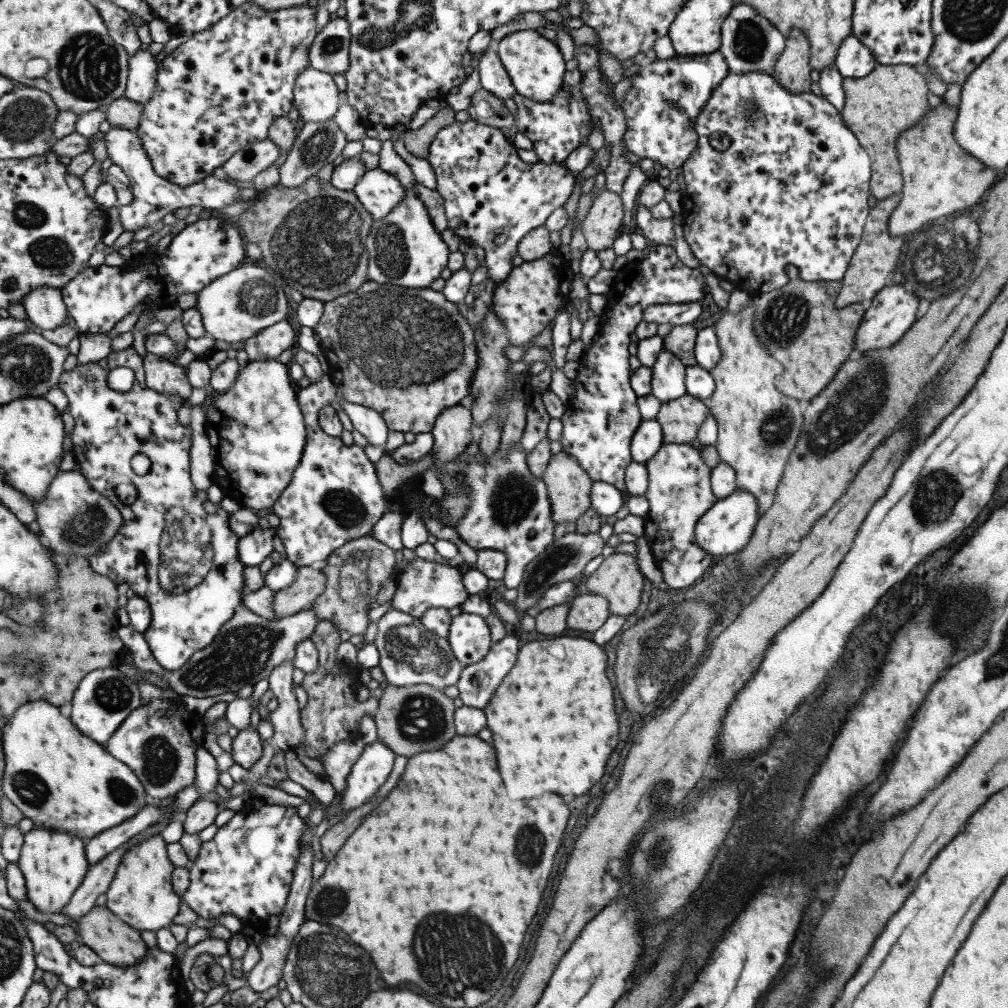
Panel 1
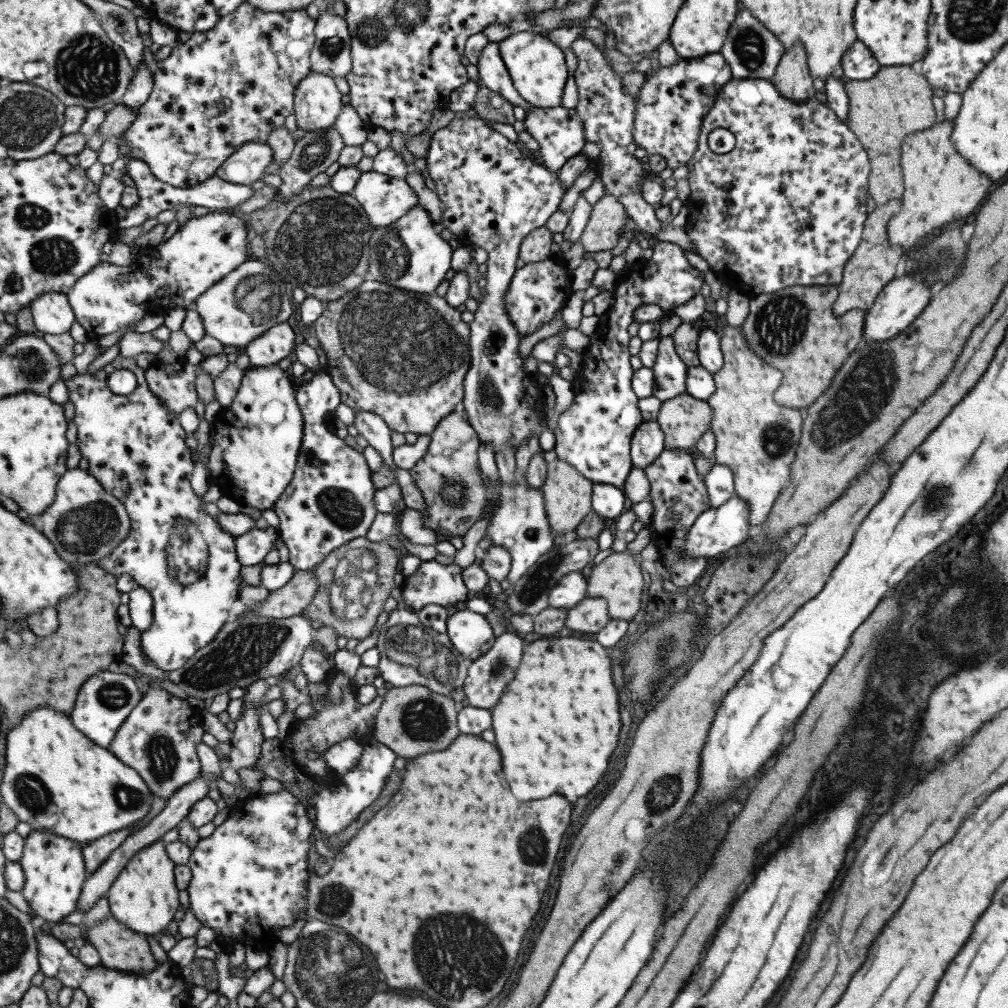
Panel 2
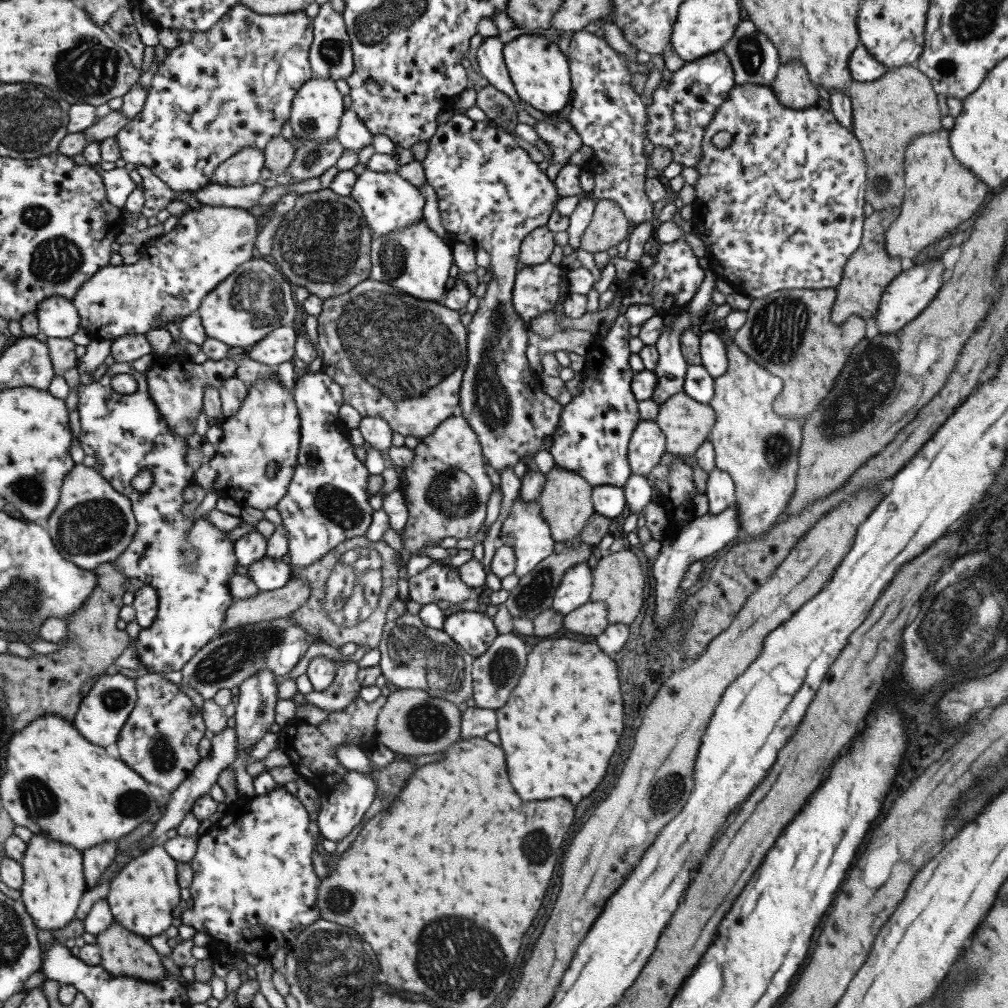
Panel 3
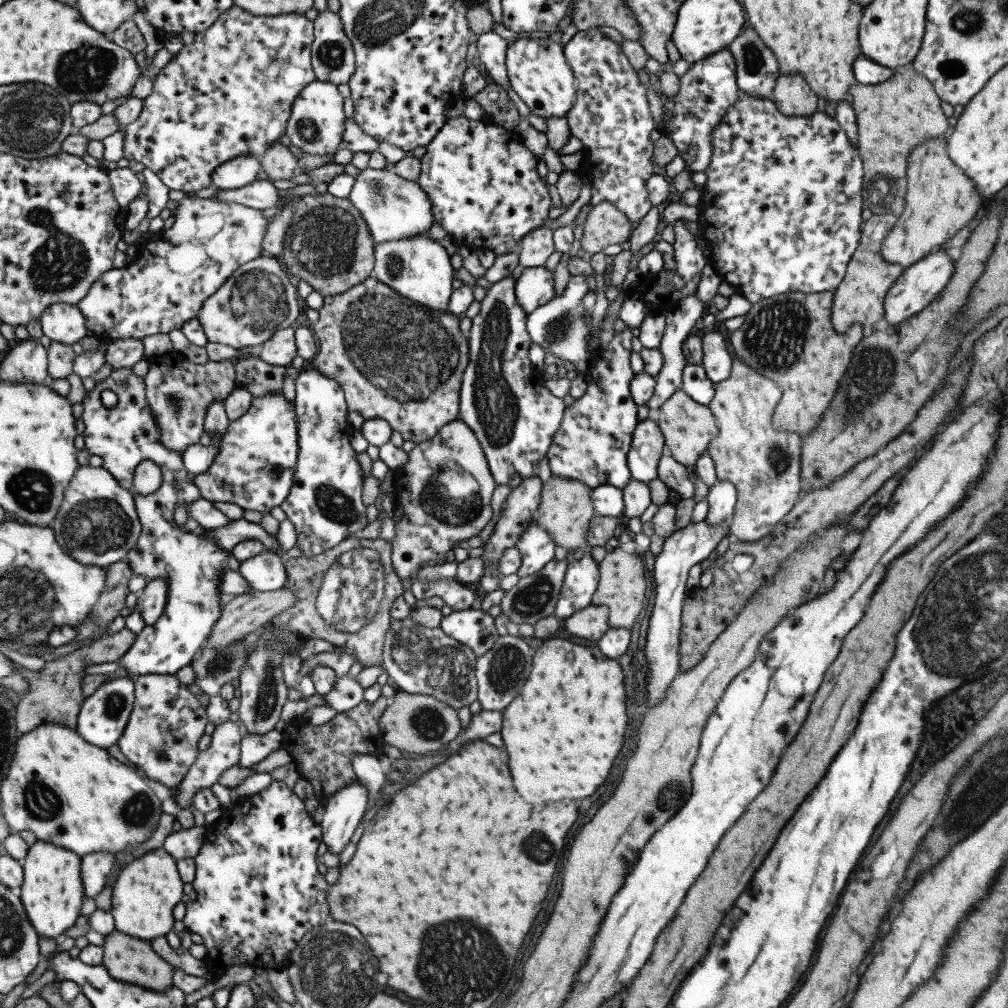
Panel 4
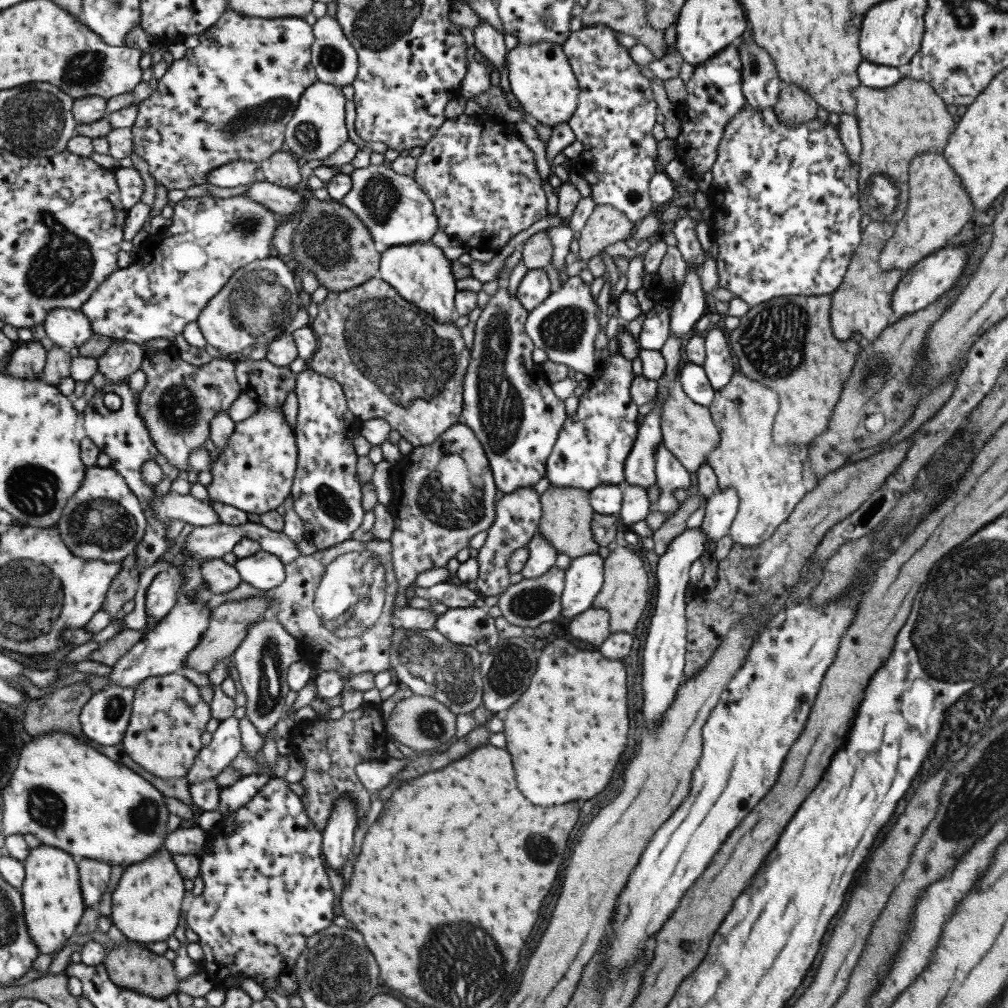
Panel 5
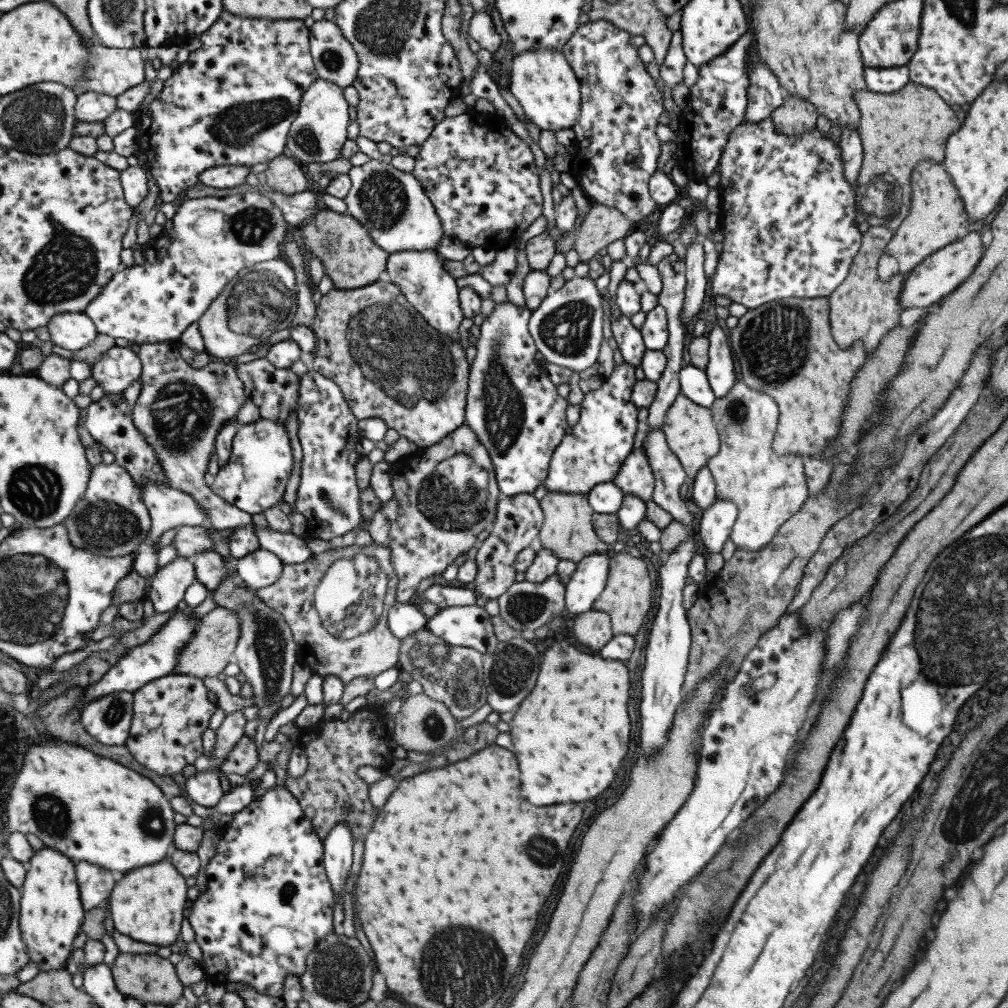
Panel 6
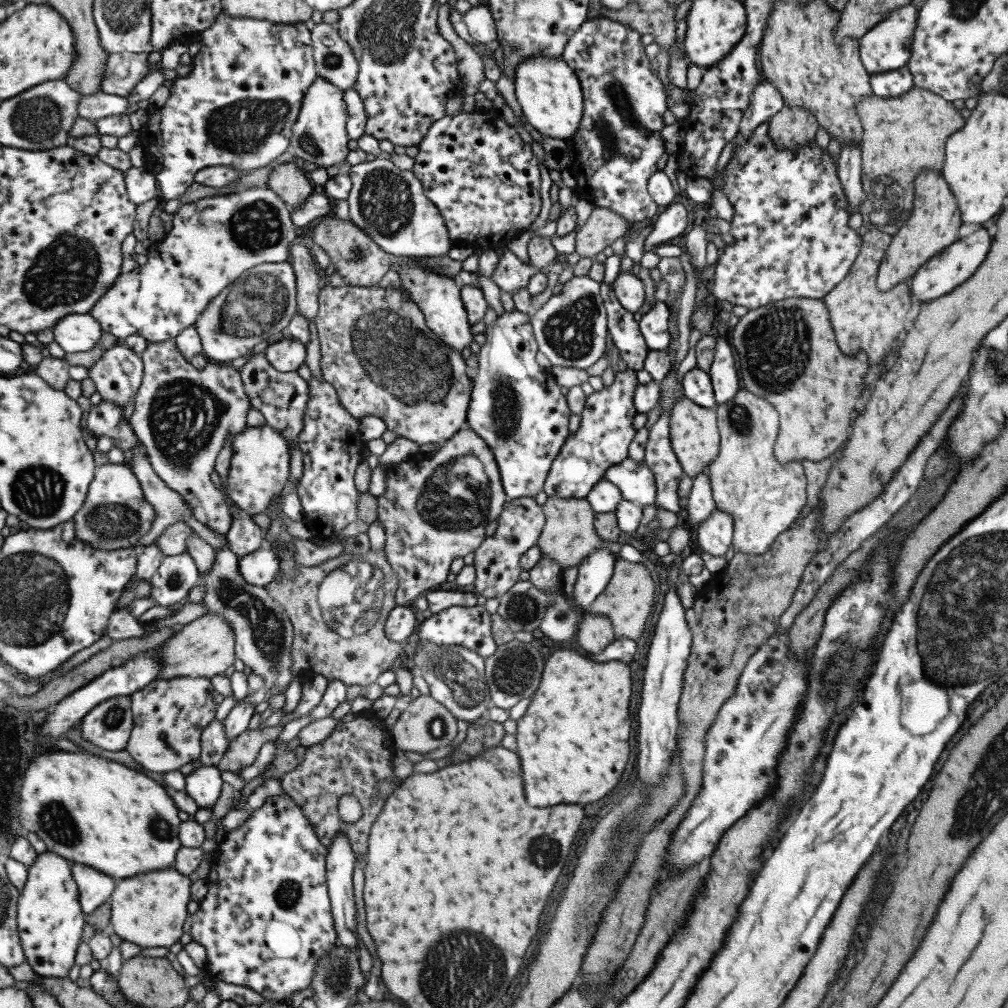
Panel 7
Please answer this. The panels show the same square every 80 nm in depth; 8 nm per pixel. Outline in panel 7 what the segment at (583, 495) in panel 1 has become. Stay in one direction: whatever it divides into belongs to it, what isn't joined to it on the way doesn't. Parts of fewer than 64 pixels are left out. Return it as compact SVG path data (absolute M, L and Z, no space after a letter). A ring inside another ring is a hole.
M547 497L540 506L544 512L544 524L538 536L538 547L543 557L554 560L561 571L569 566L577 566L585 556L593 550L606 548L613 554L618 554L620 544L616 541L601 540L593 529L594 512L584 499Z

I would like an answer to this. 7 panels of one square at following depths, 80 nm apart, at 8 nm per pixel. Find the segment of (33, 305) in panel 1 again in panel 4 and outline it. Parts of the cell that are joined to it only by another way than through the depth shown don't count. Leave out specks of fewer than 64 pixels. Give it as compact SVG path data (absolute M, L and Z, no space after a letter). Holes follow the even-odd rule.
M60 302L49 306L40 320L42 331L52 341L77 344L81 338L90 336L87 319L78 306Z

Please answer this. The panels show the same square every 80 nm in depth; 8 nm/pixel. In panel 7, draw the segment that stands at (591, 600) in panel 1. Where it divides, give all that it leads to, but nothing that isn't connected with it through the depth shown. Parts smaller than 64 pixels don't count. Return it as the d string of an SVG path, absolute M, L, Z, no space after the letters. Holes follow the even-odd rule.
M583 612L581 620L576 624L574 636L576 644L590 654L599 652L614 639L610 620L605 615L587 612Z

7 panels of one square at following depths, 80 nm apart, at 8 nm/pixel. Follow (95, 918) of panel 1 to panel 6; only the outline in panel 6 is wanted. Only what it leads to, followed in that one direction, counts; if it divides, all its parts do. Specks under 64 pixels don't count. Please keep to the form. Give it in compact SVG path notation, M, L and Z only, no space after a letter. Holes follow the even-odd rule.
M120 953L114 960L112 973L119 989L126 995L151 1002L151 1004L167 1004L173 1006L183 996L184 984L181 982L175 966L167 958L156 953Z

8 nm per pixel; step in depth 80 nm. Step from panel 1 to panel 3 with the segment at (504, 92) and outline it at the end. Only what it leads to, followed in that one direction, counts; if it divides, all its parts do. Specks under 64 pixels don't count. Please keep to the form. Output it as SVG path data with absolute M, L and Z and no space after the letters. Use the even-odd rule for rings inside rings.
M497 36L483 38L477 52L480 74L485 77L489 85L493 86L499 92L504 92L511 102L520 105L533 119L537 121L545 120L545 115L542 112L524 103L517 96L506 66L504 65L502 57L503 46L504 44L501 44Z

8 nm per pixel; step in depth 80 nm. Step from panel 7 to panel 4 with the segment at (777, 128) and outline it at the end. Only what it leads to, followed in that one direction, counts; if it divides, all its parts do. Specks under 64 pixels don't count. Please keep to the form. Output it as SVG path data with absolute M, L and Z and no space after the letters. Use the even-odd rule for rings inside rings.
M781 73L775 81L771 99L781 114L810 115L816 112L818 96L799 73Z

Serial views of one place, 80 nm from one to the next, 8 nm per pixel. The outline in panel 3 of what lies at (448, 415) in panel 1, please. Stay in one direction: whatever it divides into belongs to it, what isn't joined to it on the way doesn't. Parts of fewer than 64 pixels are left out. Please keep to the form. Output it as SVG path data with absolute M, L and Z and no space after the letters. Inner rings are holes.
M458 412L455 416L440 425L429 437L420 440L415 448L416 457L411 466L403 468L406 474L407 486L400 488L404 492L410 510L410 515L401 534L404 546L397 553L398 565L404 572L407 562L413 555L421 554L421 548L437 546L437 540L443 538L469 538L475 536L485 522L485 502L491 494L492 486L485 474L485 455L478 434Z

